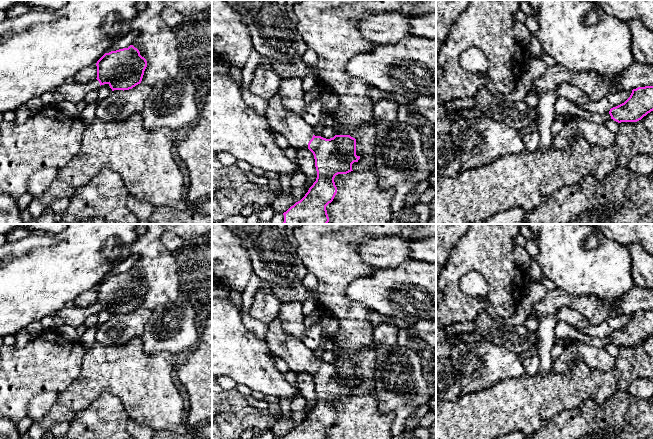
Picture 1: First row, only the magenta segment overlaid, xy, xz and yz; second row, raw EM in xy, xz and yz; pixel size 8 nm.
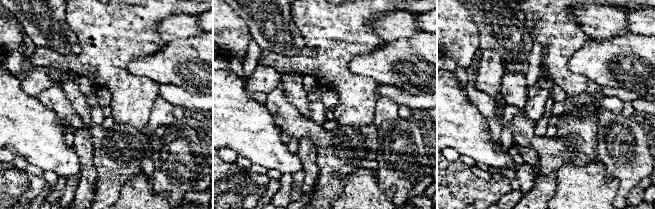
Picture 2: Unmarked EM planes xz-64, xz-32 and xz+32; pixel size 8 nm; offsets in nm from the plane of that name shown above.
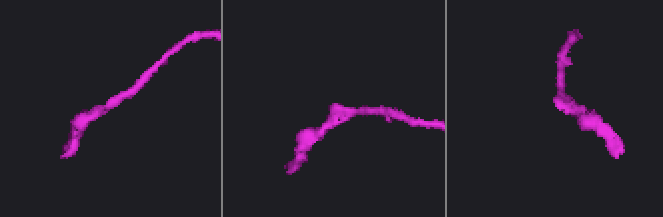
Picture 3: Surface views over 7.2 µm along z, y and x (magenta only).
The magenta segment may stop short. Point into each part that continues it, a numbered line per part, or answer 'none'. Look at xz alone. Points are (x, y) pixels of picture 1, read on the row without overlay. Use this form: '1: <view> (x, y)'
1: xz (298, 357)

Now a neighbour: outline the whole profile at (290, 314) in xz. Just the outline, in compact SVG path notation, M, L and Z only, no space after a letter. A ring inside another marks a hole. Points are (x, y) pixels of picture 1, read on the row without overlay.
M281 302L277 319L280 320L287 333L302 341L306 326L301 303Z

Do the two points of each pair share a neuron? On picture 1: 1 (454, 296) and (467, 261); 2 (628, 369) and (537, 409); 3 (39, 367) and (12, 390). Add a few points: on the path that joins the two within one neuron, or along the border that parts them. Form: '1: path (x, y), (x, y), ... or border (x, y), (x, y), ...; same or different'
1: path (454, 287), (454, 274), (458, 270); same
2: path (605, 383), (578, 384), (567, 391), (560, 392); same
3: path (32, 370), (19, 383); same

